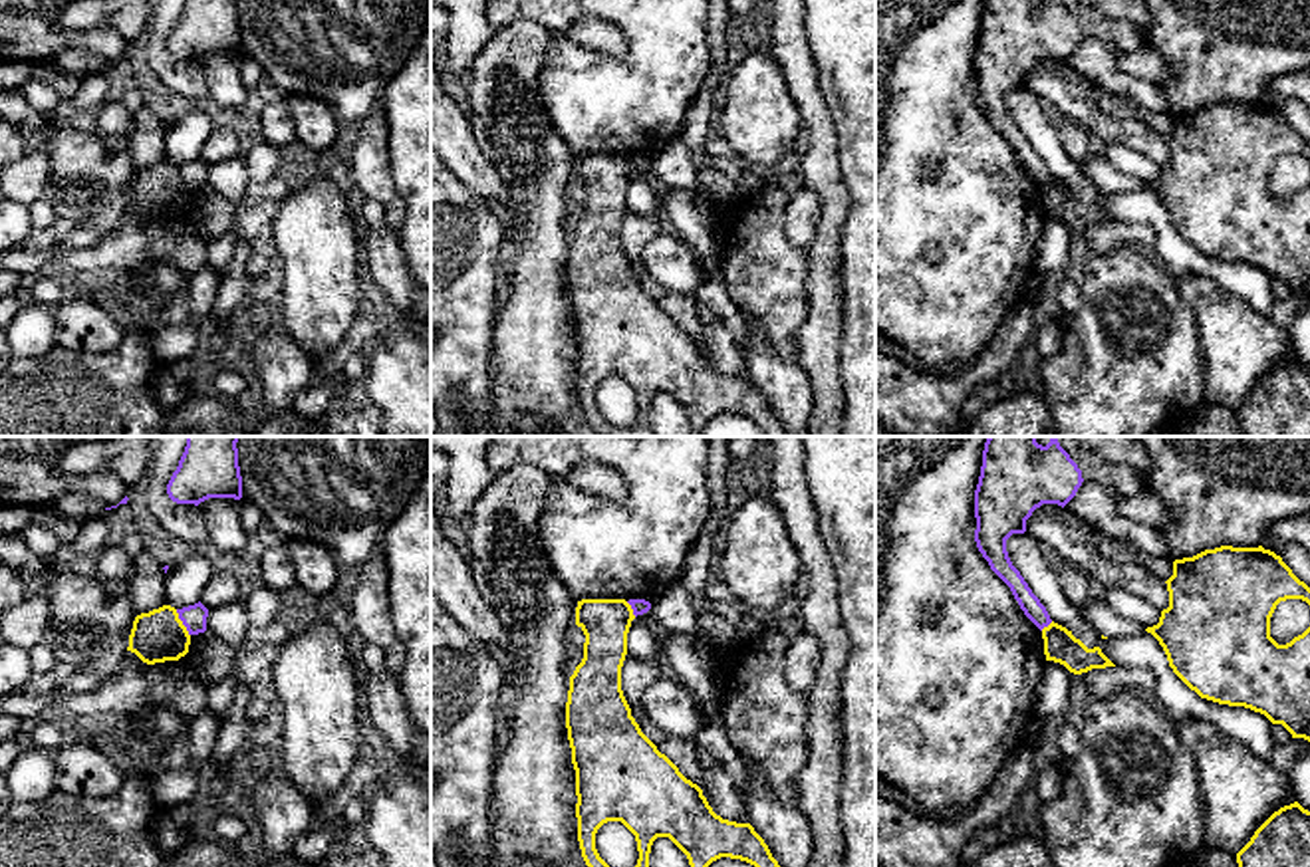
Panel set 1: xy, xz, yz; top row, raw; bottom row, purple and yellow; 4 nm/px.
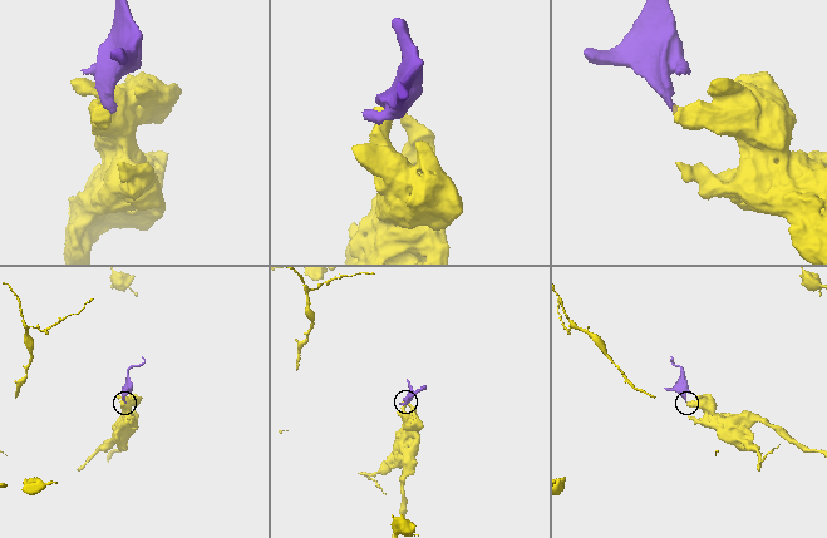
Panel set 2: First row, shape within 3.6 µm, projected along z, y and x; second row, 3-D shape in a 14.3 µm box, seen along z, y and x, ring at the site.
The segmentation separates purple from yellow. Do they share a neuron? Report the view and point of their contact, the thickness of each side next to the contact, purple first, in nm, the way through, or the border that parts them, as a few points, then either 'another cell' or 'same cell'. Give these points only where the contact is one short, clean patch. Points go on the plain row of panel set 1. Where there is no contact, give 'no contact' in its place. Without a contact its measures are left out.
contact xy (183, 179); calibres 100 and 220 nm; border xy (175, 165), (189, 191); another cell

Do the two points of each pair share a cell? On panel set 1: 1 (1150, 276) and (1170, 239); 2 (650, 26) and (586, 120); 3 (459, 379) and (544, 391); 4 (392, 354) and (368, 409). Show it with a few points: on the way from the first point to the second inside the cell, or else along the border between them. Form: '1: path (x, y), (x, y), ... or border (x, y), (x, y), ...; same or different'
1: border (1152, 252), (1176, 276); different
2: path (650, 50), (650, 56), (610, 96); same
3: border (493, 338), (491, 415); different
4: border (362, 395), (384, 415); different

